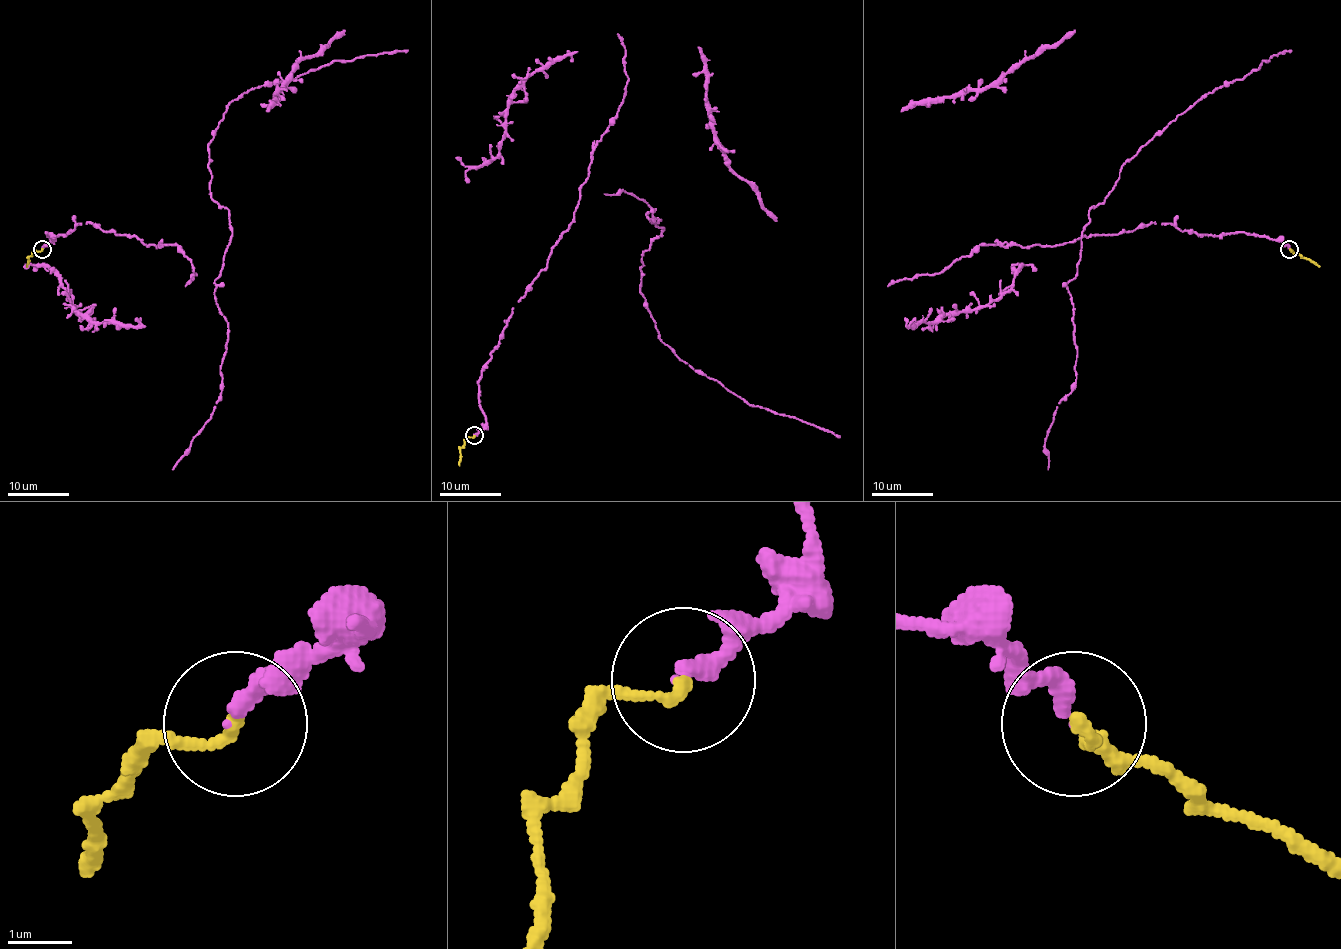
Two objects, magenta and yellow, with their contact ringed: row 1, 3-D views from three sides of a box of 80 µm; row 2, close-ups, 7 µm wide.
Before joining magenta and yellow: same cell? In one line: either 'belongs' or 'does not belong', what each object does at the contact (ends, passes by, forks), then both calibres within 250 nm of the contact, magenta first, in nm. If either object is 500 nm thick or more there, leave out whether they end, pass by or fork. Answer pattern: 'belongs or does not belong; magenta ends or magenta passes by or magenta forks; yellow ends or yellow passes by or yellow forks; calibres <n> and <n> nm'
belongs; magenta ends; yellow ends; calibres 240 and 200 nm

